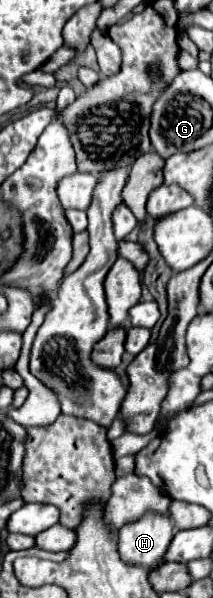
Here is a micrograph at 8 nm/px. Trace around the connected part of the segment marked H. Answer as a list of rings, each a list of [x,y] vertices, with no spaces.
[[[148,514],[132,526],[124,526],[118,538],[118,552],[126,564],[144,566],[148,572],[164,564],[166,550],[172,542],[172,522],[160,514]]]

